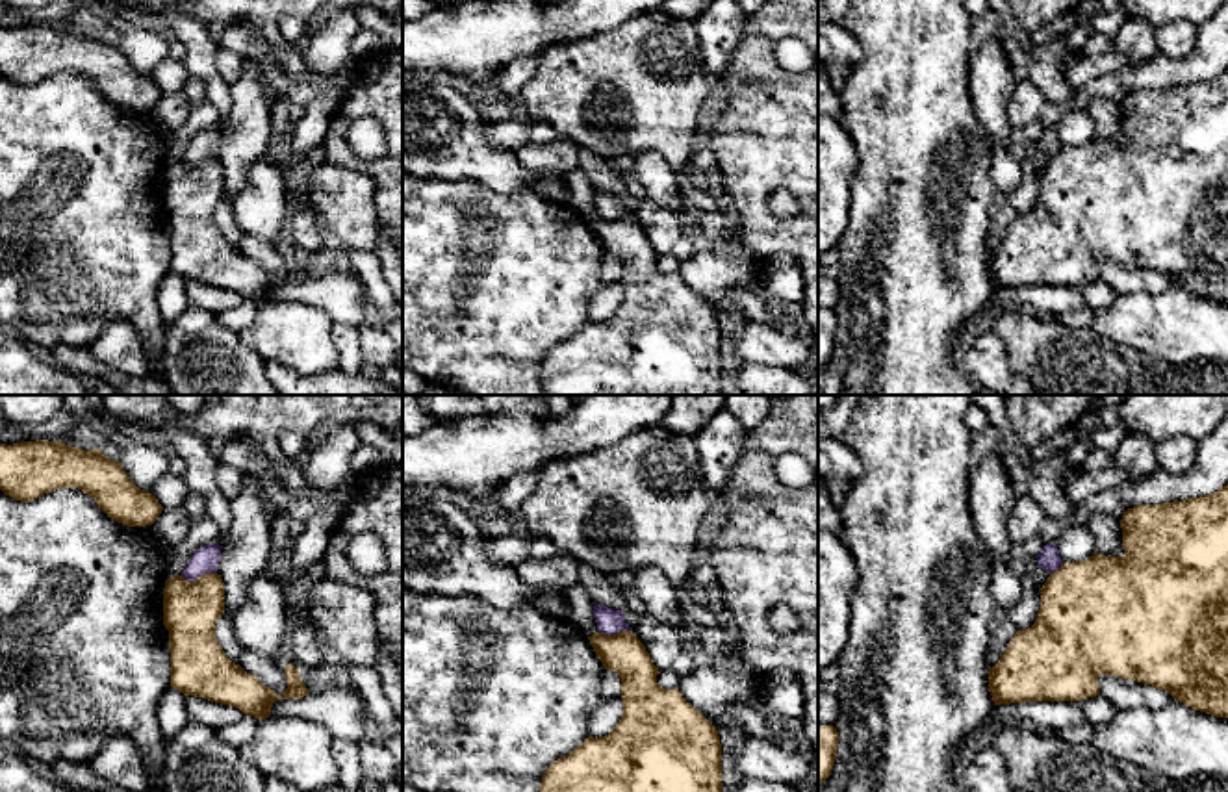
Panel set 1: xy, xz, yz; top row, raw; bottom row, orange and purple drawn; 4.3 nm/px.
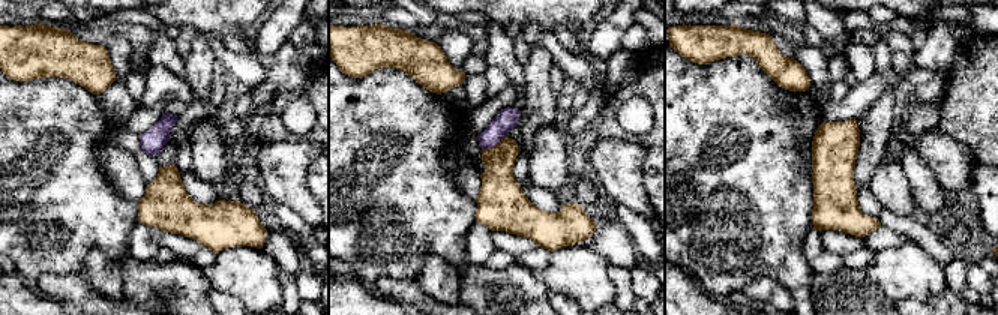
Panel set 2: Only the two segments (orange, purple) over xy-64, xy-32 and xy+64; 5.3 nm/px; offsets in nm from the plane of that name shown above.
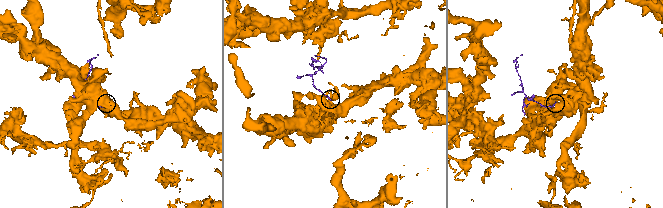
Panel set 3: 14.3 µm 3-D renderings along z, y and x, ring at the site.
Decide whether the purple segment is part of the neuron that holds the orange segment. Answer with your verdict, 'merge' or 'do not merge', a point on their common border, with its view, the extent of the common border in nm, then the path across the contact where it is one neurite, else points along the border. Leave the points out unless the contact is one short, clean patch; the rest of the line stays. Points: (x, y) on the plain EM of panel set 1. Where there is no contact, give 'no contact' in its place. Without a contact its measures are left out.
do not merge; meets orange in xy at (199, 162); contact 160 nm long; border along xy (216, 156), (204, 156), (195, 164), (180, 160)

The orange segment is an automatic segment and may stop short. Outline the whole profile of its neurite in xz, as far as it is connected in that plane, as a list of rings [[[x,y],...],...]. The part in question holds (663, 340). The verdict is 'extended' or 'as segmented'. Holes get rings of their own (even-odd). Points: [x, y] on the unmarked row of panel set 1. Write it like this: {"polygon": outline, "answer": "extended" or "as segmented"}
{"polygon": [[[633,215],[588,221],[605,254],[621,263],[623,299],[605,321],[588,321],[566,341],[555,345],[540,367],[547,395],[722,395],[722,328],[716,312],[692,289],[679,273],[666,275],[657,267],[659,252]]], "answer": "as segmented"}

